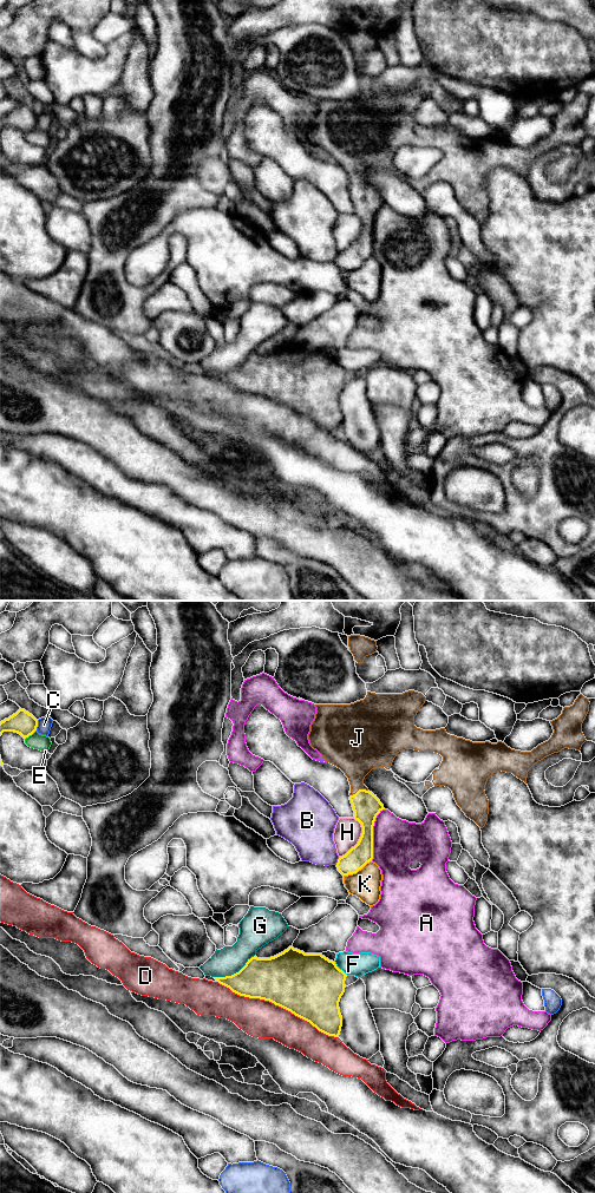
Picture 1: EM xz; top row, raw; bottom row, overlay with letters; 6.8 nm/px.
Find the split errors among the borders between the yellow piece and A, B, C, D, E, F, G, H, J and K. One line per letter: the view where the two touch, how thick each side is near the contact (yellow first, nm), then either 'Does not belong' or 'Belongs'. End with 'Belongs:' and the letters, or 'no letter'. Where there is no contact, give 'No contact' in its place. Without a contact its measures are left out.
A: Touches yellow in xz. Thickness 190 nm (yellow) against 320 nm. Does not belong
B: Touches yellow in xz. Thickness 150 nm (yellow) against 280 nm. Does not belong
C: Touches yellow in xz. Thickness 160 nm (yellow) against 100 nm. Does not belong
D: Touches yellow in xz. Thickness 440 nm (yellow) against 260 nm. Does not belong
E: Touches yellow in xz. Thickness 160 nm (yellow) against 110 nm. Does not belong
F: Touches yellow in xz. Thickness 440 nm (yellow) against 160 nm. Does not belong
G: Touches yellow in xz. Thickness 280 nm (yellow) against 190 nm. Does not belong
H: Touches yellow in xz. Thickness 190 nm (yellow) against 190 nm. Does not belong
J: Touches yellow in xz. Thickness 190 nm (yellow) against 300 nm. Belongs
K: Touches yellow in xz. Thickness 150 nm (yellow) against 200 nm. Does not belong
Belongs: J

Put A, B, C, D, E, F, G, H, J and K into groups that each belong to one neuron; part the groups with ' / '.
A / B / C / D / E / F / G / H / J / K

